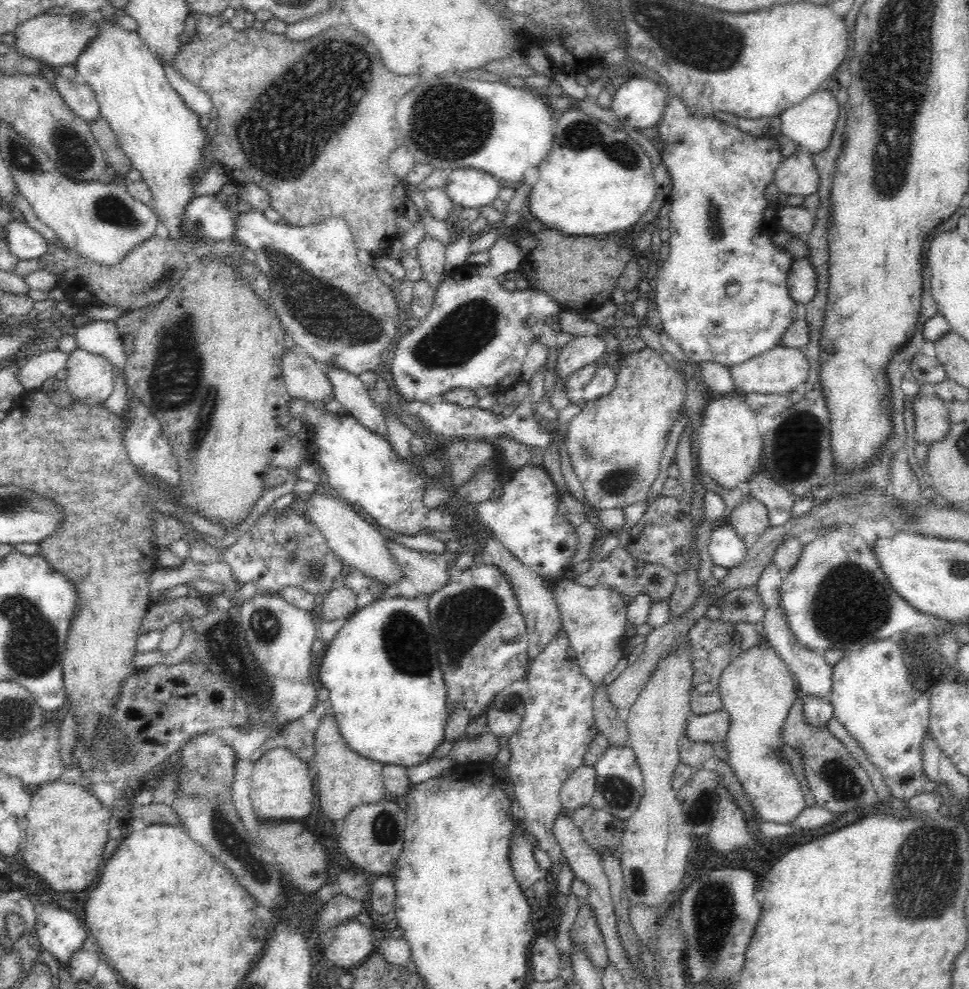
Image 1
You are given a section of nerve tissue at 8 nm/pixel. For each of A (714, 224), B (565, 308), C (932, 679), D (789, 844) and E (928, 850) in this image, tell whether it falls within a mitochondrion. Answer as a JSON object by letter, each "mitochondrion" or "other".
{"A":"mitochondrion","B":"other","C":"other","D":"other","E":"mitochondrion"}

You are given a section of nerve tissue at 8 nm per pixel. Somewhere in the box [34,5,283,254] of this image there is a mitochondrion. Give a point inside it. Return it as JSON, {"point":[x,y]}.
{"point":[75,154]}

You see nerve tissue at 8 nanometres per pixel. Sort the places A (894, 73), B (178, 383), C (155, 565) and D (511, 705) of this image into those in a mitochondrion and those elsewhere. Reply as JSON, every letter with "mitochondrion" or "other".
{"A":"mitochondrion","B":"mitochondrion","C":"other","D":"mitochondrion"}

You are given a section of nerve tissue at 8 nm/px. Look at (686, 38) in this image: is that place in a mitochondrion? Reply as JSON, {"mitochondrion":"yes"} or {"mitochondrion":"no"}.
{"mitochondrion":"yes"}

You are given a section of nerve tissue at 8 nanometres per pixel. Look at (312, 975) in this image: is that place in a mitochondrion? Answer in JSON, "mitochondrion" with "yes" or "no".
{"mitochondrion":"no"}

